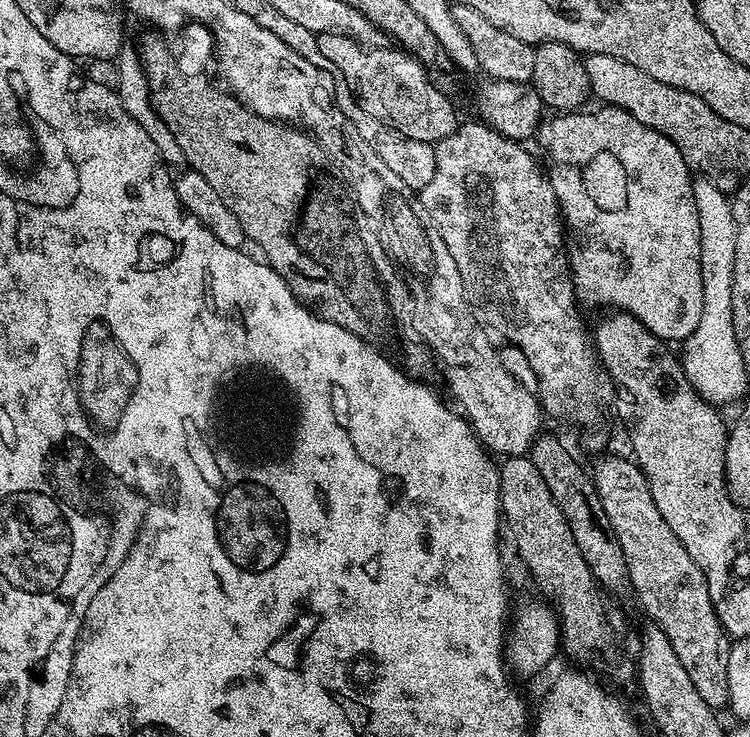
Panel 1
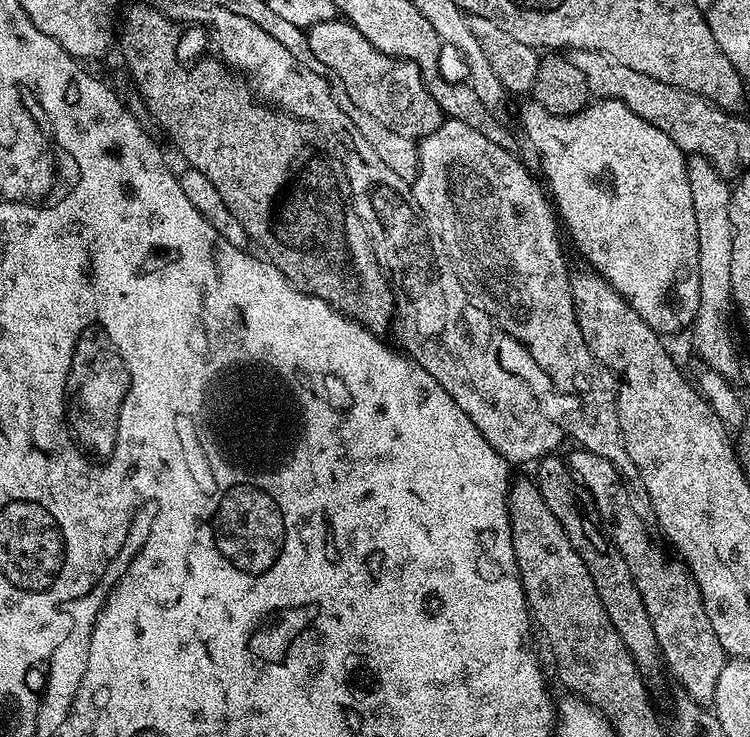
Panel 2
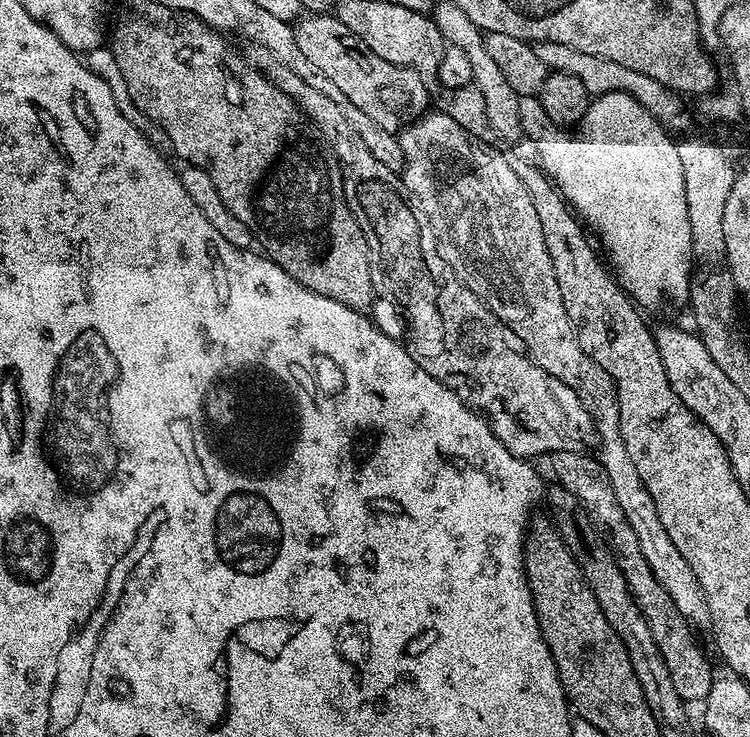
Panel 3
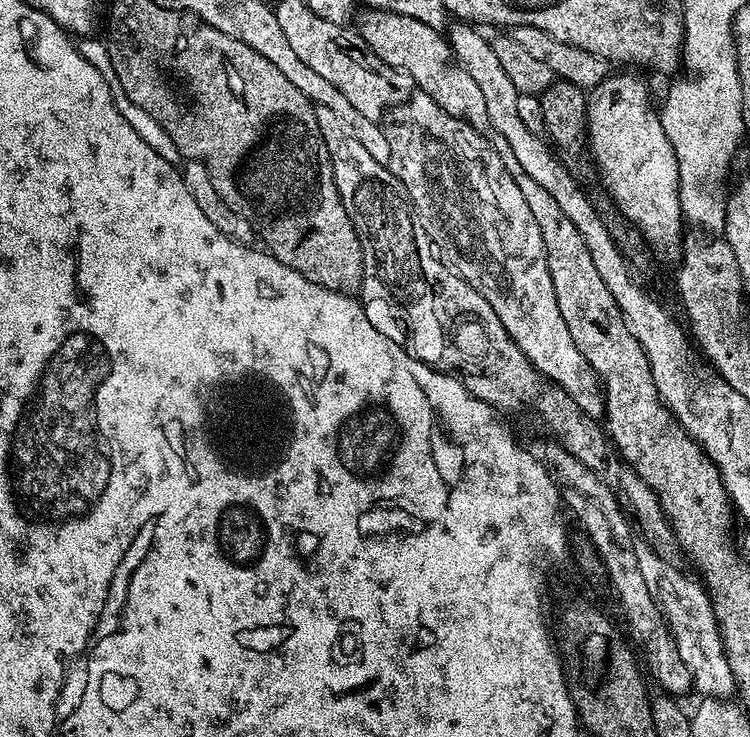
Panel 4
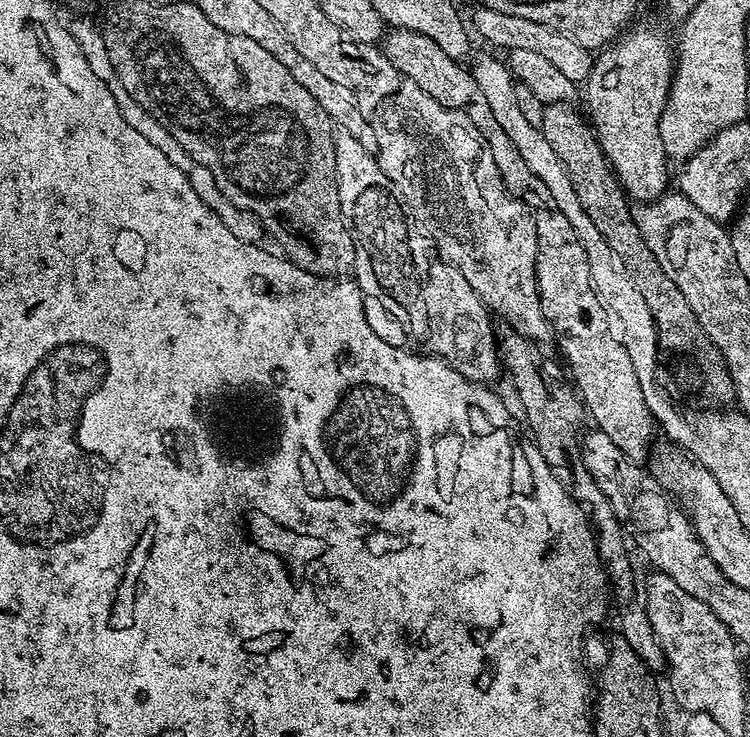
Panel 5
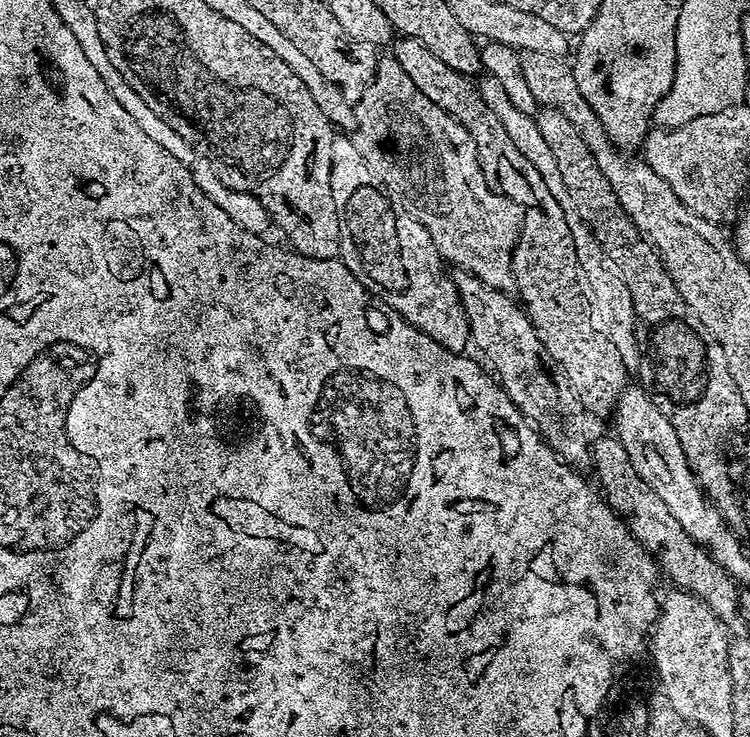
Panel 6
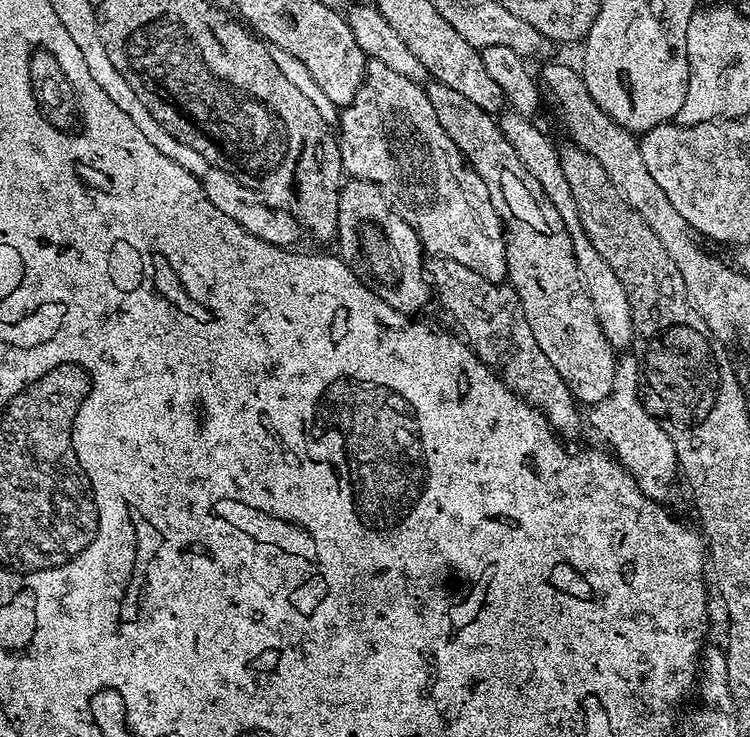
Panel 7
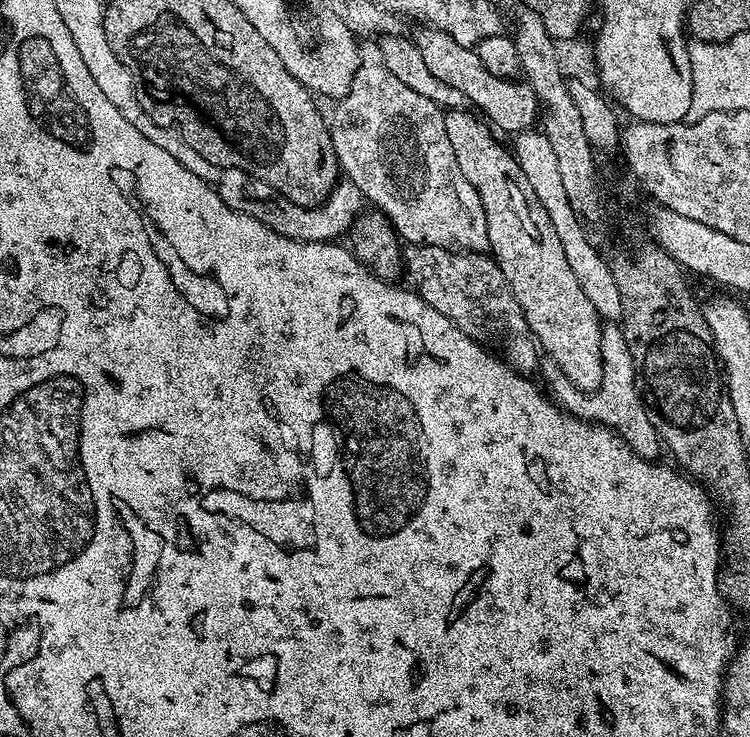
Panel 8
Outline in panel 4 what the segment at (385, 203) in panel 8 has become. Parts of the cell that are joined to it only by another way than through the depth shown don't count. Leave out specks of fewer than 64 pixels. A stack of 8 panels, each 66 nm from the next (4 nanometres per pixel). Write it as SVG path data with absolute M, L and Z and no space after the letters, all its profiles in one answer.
M419 90L413 91L408 102L395 109L391 119L386 124L390 142L388 167L402 182L404 195L413 213L426 225L433 245L460 277L490 302L508 337L526 354L541 377L566 390L568 397L587 416L603 417L604 393L600 379L590 362L586 362L582 350L574 346L562 310L558 310L542 230L538 230L538 222L534 222L534 214L530 214L530 202L526 202L518 182L514 182L510 170L506 170L502 158L498 158L498 150L490 146L485 136L474 131L467 120L451 116L434 98Z

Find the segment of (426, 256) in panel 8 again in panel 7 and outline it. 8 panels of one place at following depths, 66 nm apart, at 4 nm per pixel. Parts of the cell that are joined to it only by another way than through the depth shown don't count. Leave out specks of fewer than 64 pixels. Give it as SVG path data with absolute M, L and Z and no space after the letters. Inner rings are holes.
M443 258L430 264L430 283L435 295L440 296L444 308L456 319L463 339L483 364L493 369L504 385L516 396L521 396L530 407L539 410L548 421L549 428L565 442L576 440L582 428L582 412L578 401L566 386L562 374L554 370L550 358L542 354L534 330L526 322L522 302L507 282L482 278L470 266ZM464 331L464 332L463 332ZM577 408L577 409L576 409Z

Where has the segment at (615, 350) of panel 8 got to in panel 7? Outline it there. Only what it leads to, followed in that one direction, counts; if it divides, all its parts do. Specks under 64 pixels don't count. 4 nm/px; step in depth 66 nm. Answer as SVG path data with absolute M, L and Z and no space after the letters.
M632 354L621 355L616 366L616 382L612 393L587 409L586 424L609 444L605 445L611 449L620 465L635 478L643 496L660 502L665 499L663 496L667 494L668 487L678 480L676 450L670 434L666 434L666 430L662 430L659 422L644 408L641 385L638 383L640 375L639 359Z

